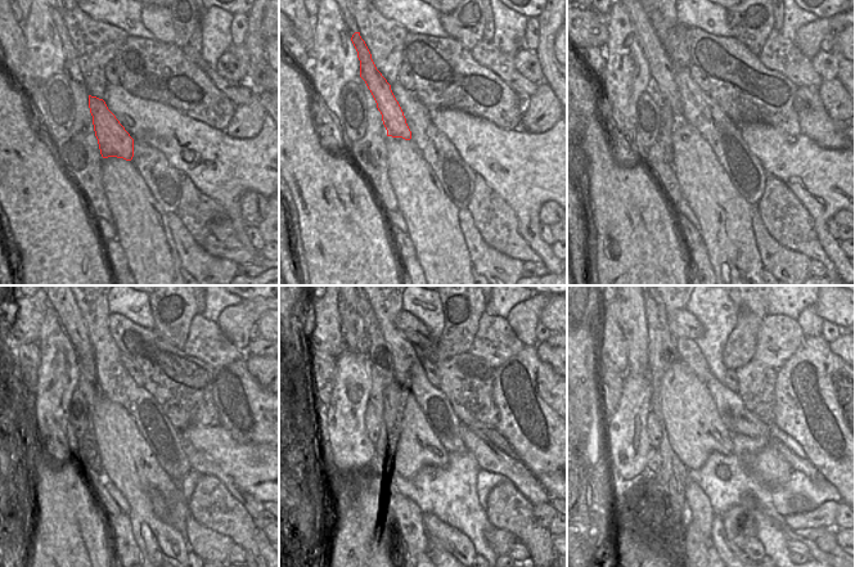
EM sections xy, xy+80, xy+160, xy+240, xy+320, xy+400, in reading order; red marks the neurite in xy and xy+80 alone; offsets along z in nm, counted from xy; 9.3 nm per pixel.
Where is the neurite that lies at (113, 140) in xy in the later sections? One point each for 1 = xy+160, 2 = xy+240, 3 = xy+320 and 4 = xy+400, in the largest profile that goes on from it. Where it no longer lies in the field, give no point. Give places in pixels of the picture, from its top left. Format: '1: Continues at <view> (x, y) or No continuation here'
1: Continues at xy+160 (661, 68)
2: Continues at xy+240 (68, 313)
3: Continues at xy+320 (361, 311)
4: No continuation here

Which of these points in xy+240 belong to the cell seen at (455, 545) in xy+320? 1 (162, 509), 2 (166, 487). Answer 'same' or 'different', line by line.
1: different
2: same

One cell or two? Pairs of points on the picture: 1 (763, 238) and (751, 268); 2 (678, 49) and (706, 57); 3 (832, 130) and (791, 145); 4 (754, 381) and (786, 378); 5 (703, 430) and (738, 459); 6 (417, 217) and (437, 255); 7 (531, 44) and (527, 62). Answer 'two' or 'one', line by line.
1: two
2: two
3: two
4: two
5: two
6: one
7: two

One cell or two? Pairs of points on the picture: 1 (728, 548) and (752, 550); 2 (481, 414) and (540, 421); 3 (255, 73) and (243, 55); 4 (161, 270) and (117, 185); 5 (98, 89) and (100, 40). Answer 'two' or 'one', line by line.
1: two
2: two
3: one
4: one
5: one

